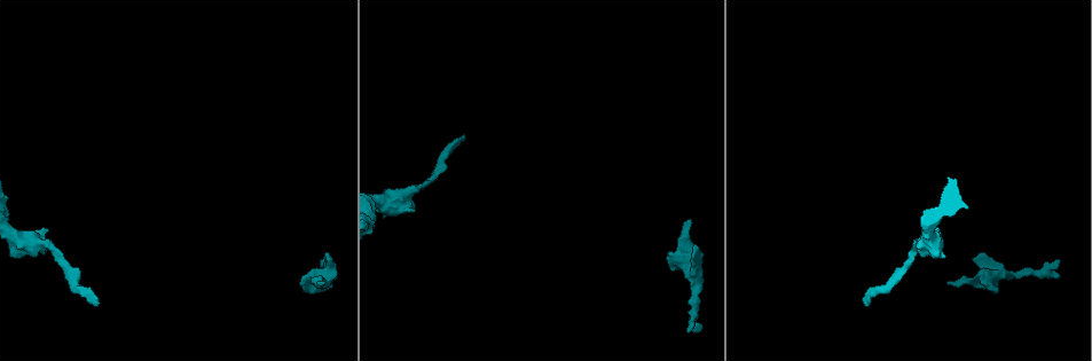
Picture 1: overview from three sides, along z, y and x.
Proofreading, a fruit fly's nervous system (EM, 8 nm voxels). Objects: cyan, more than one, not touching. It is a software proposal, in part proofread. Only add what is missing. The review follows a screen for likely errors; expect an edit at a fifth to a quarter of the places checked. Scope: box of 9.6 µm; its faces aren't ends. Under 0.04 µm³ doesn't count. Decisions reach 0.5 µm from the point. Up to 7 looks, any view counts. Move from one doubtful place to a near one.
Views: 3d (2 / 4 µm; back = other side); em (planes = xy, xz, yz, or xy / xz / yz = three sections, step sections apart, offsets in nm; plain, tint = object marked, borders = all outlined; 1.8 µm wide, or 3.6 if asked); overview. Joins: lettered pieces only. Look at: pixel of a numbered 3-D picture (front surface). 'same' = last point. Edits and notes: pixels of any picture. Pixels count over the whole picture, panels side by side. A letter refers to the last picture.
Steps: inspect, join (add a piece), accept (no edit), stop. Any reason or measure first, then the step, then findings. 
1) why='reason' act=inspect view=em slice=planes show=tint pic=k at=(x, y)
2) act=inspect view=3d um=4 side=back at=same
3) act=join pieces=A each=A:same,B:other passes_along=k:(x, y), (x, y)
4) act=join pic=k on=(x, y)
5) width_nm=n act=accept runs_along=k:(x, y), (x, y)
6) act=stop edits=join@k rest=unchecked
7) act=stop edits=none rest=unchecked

why='calibre changes' act=inspect view=em slice=planes show=tint pic=1 at=(404, 195)

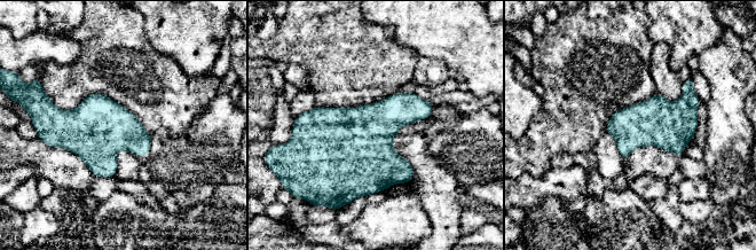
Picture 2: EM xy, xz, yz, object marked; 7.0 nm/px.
act=inspect view=em slice=planes show=borders at=same

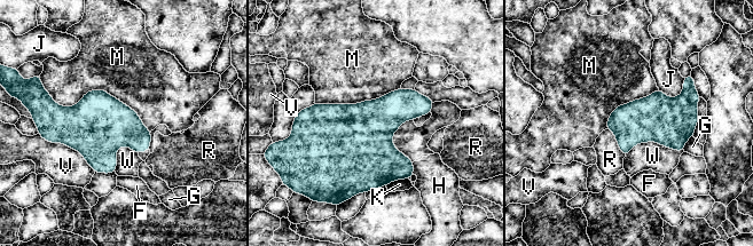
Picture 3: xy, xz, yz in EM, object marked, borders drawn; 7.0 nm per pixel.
width_nm=320 act=accept each=F:other,G:other,H:other,J:other,K:other,M:other,R:other,V:other,W:other border=3:(47, 90), (150, 132) found='none of them fits'

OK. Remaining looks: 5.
why='end of a long branch' act=inspect view=em slice=planes show=borders pic=1 at=(866, 305)

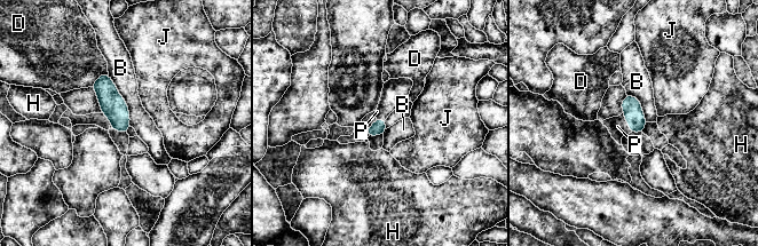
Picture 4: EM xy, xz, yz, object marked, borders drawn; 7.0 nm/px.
act=join pieces=P each=B:other,D:other,H:other,J:other,P:same passes_along=4:(633, 113), (625, 120), (617, 126) found='the neuron continues'

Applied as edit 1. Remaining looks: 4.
why='an open end' act=inspect view=3d um=4 pic=1 at=(689, 219)

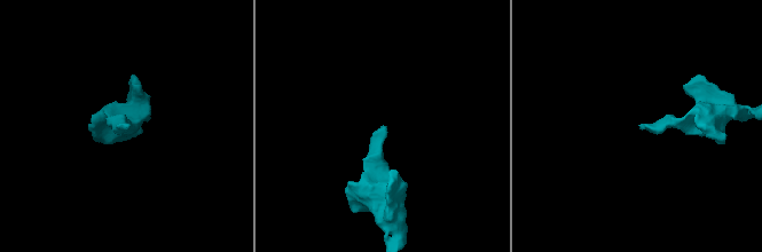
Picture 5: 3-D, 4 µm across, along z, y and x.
act=inspect view=em slice=planes show=borders pic=5 at=(381, 126)

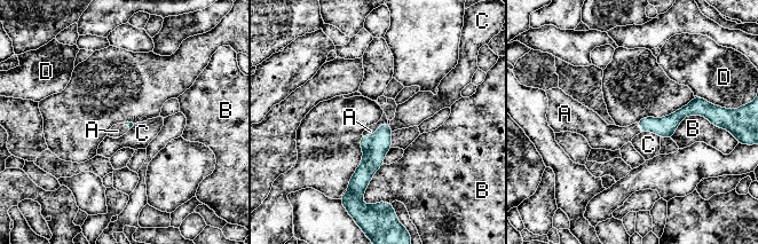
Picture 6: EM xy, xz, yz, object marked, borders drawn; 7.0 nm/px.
longest_contact=B:320nm act=join pieces=A each=A:same,B:other,C:other,D:other found='the neuron continues'

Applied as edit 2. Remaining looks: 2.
act=stop edits=join@4,join@6 rest=unchecked

